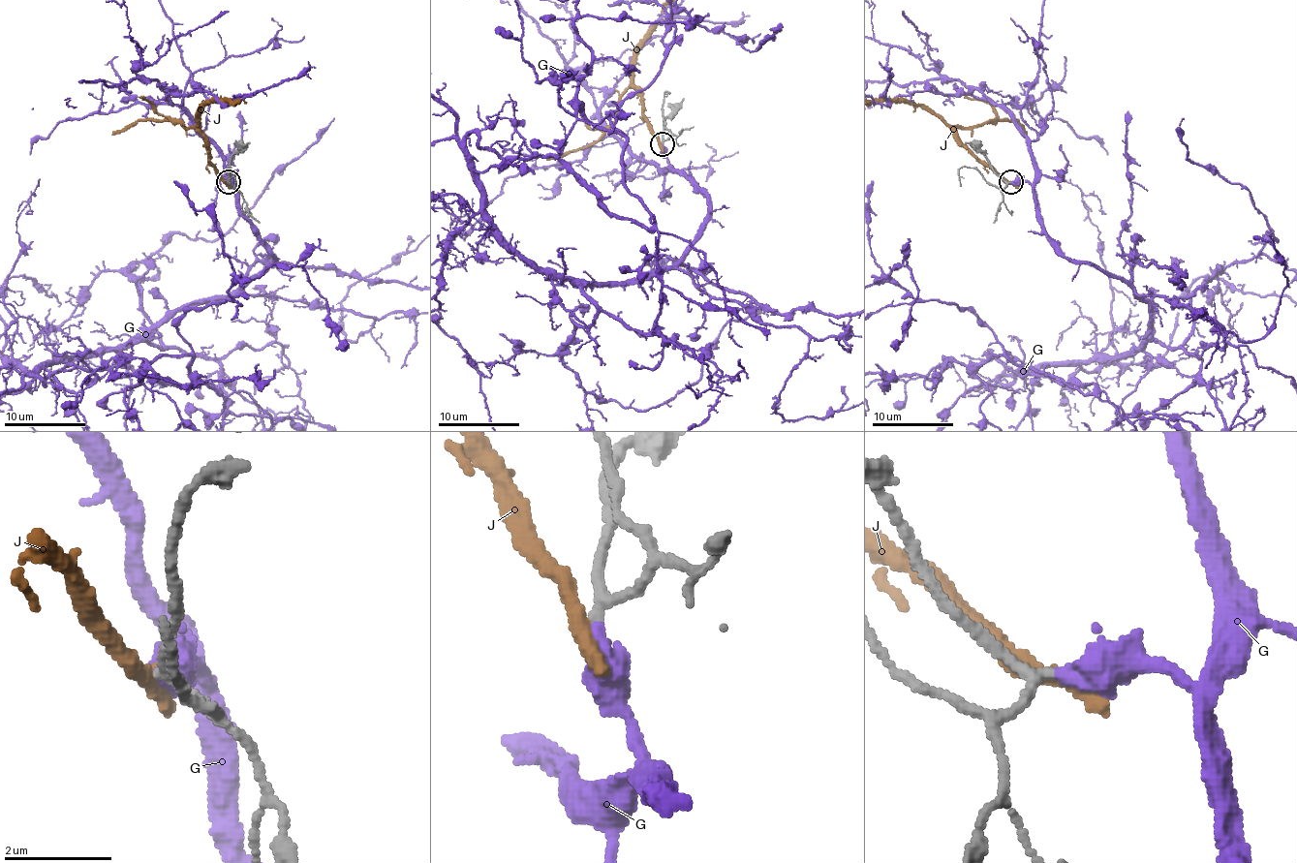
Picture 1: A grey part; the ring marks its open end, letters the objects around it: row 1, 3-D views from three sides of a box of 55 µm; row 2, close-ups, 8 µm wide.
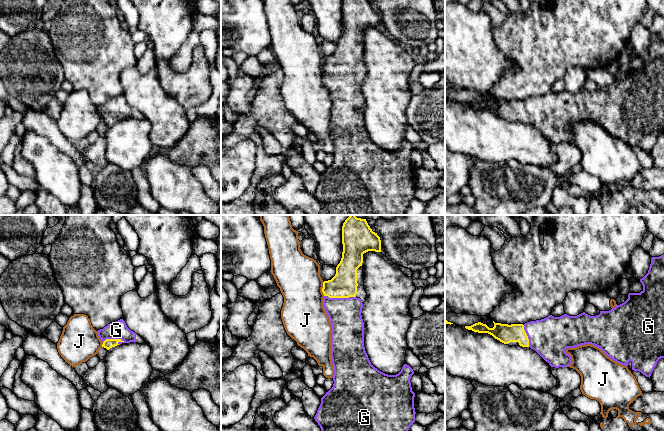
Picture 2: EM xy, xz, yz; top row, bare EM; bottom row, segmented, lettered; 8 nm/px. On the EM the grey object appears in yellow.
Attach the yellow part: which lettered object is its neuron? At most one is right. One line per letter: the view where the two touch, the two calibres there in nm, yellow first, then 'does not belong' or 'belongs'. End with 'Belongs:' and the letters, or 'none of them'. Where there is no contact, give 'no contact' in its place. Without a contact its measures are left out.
G: xz | 220/260 nm | belongs
J: xz | 220/360 nm | does not belong
Belongs: G

